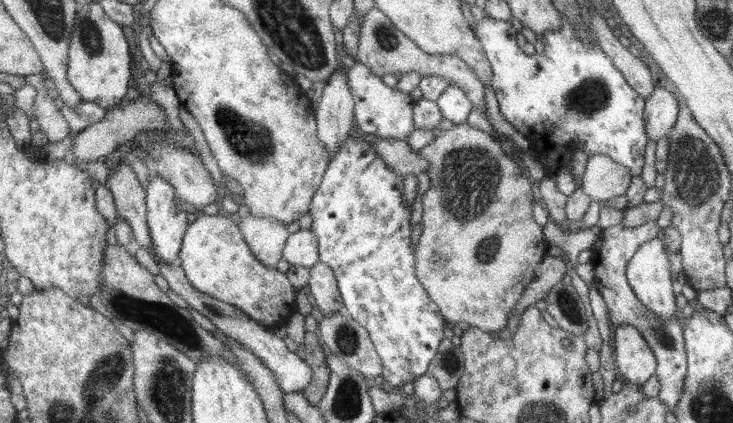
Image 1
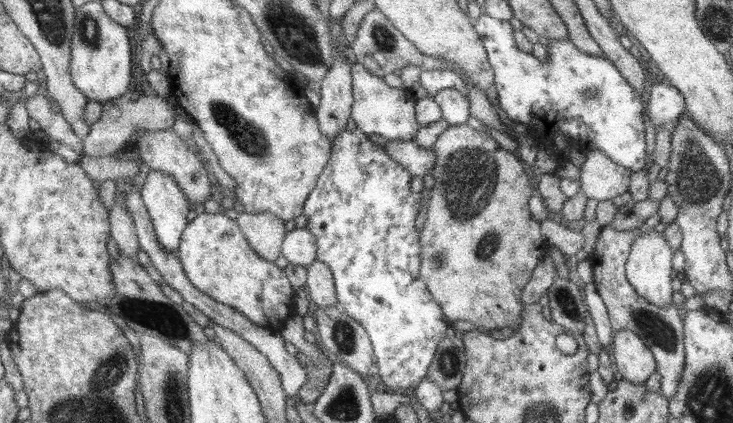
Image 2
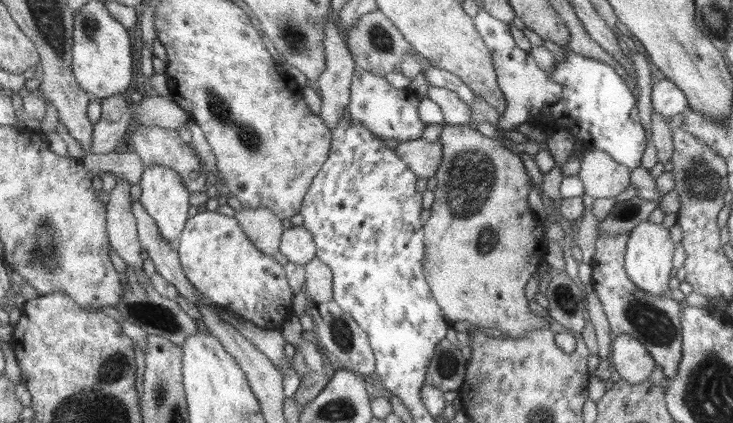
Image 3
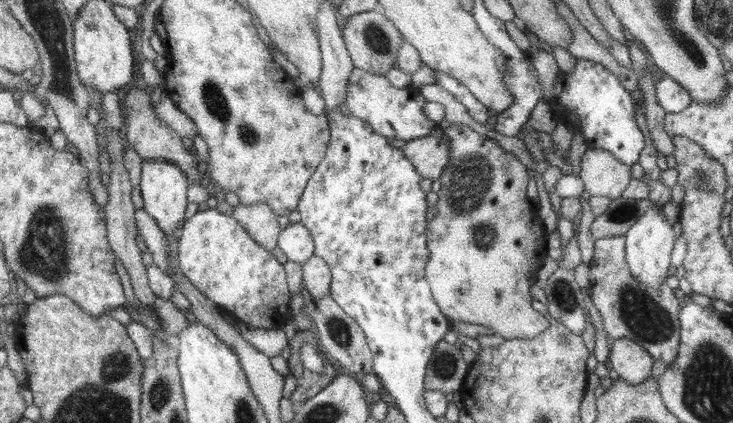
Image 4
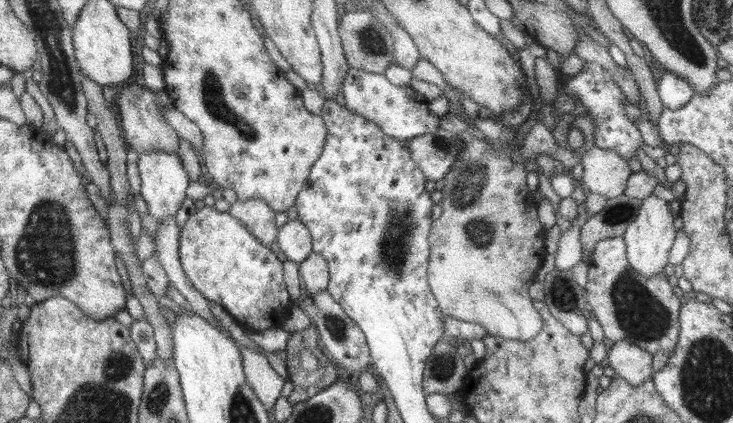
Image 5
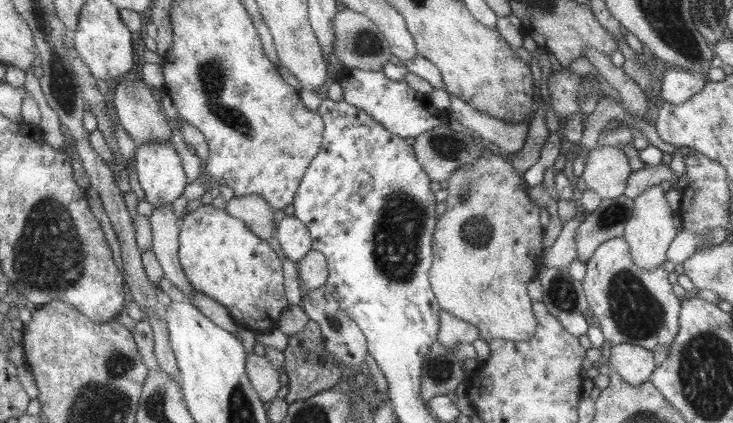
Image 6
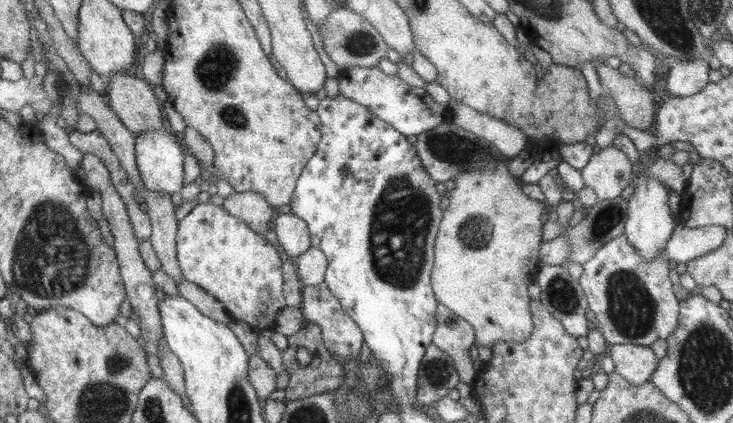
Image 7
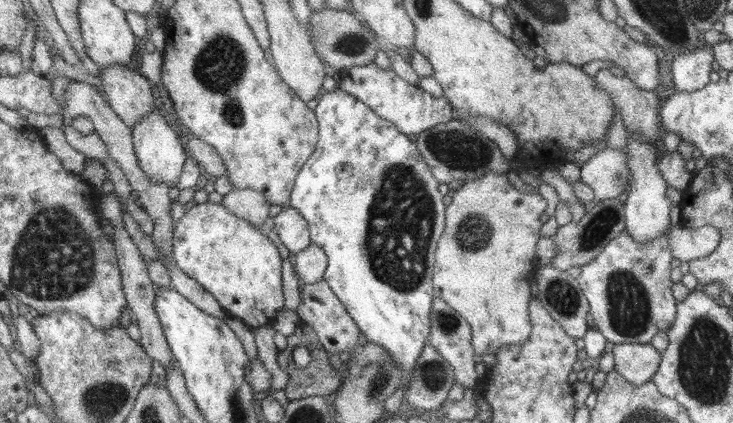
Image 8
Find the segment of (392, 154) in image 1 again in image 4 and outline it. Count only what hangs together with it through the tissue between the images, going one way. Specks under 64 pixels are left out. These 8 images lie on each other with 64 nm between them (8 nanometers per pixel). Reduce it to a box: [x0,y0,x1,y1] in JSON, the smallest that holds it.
[400,133,450,181]

